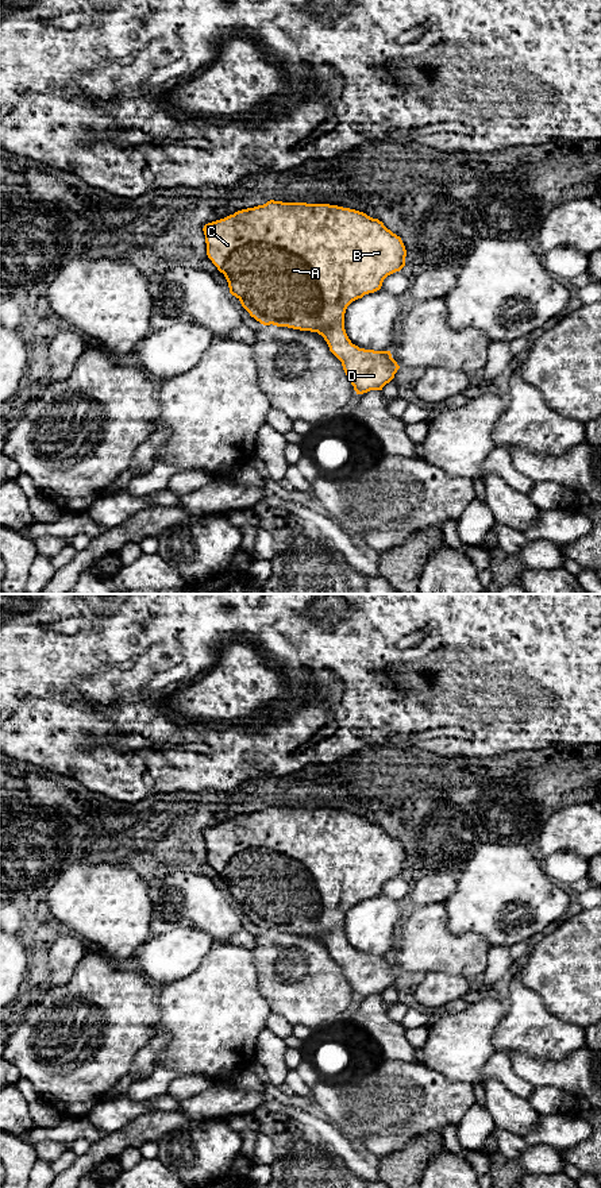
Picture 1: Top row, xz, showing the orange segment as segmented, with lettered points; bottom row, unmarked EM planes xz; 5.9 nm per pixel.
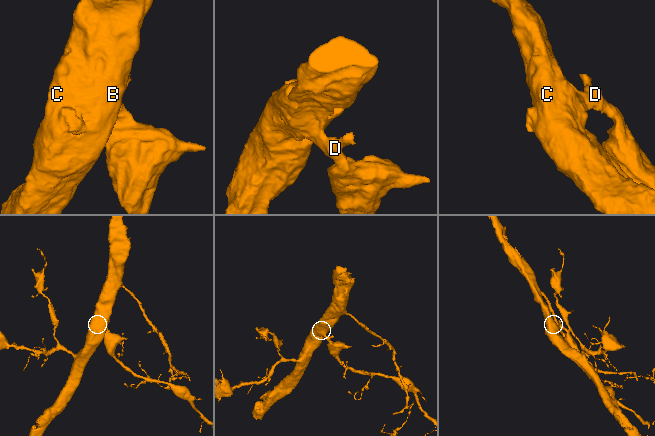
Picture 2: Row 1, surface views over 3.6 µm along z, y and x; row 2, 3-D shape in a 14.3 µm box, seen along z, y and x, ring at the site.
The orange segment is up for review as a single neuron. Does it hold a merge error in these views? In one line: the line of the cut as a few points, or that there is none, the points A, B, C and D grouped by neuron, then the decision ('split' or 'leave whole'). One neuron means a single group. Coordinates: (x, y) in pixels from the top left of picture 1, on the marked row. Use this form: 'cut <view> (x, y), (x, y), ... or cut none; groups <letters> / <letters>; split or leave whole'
cut none; groups A B C D; leave whole

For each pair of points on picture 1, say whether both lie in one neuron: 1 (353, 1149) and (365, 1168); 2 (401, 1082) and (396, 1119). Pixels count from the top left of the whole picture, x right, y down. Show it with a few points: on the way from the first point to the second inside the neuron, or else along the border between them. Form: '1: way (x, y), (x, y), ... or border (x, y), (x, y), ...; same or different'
1: way (353, 1153), (363, 1164); same
2: way (401, 1091), (396, 1110); same

